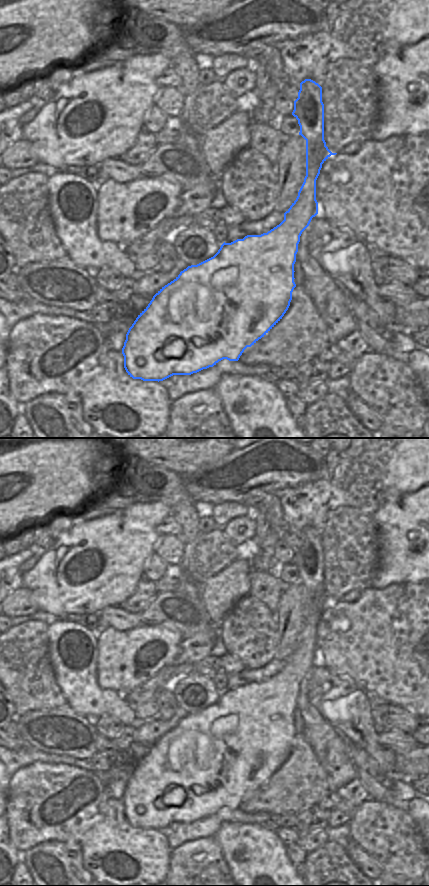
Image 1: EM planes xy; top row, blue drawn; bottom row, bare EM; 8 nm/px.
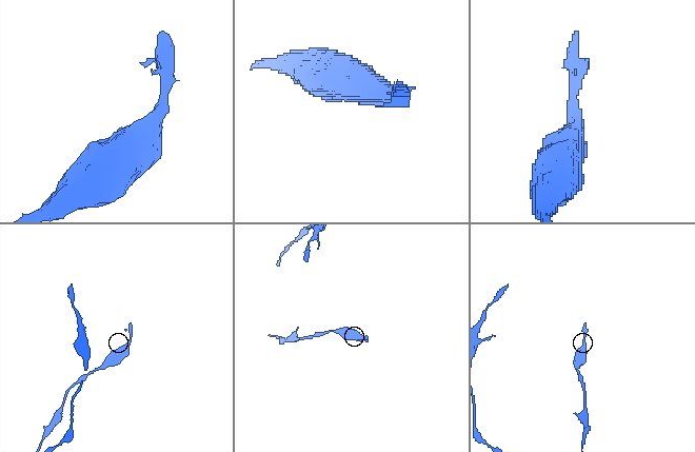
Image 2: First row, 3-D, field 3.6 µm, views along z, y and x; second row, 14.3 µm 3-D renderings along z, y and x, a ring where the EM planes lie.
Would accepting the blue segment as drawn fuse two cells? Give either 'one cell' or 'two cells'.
one cell

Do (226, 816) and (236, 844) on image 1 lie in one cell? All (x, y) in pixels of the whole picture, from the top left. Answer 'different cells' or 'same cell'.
different cells

